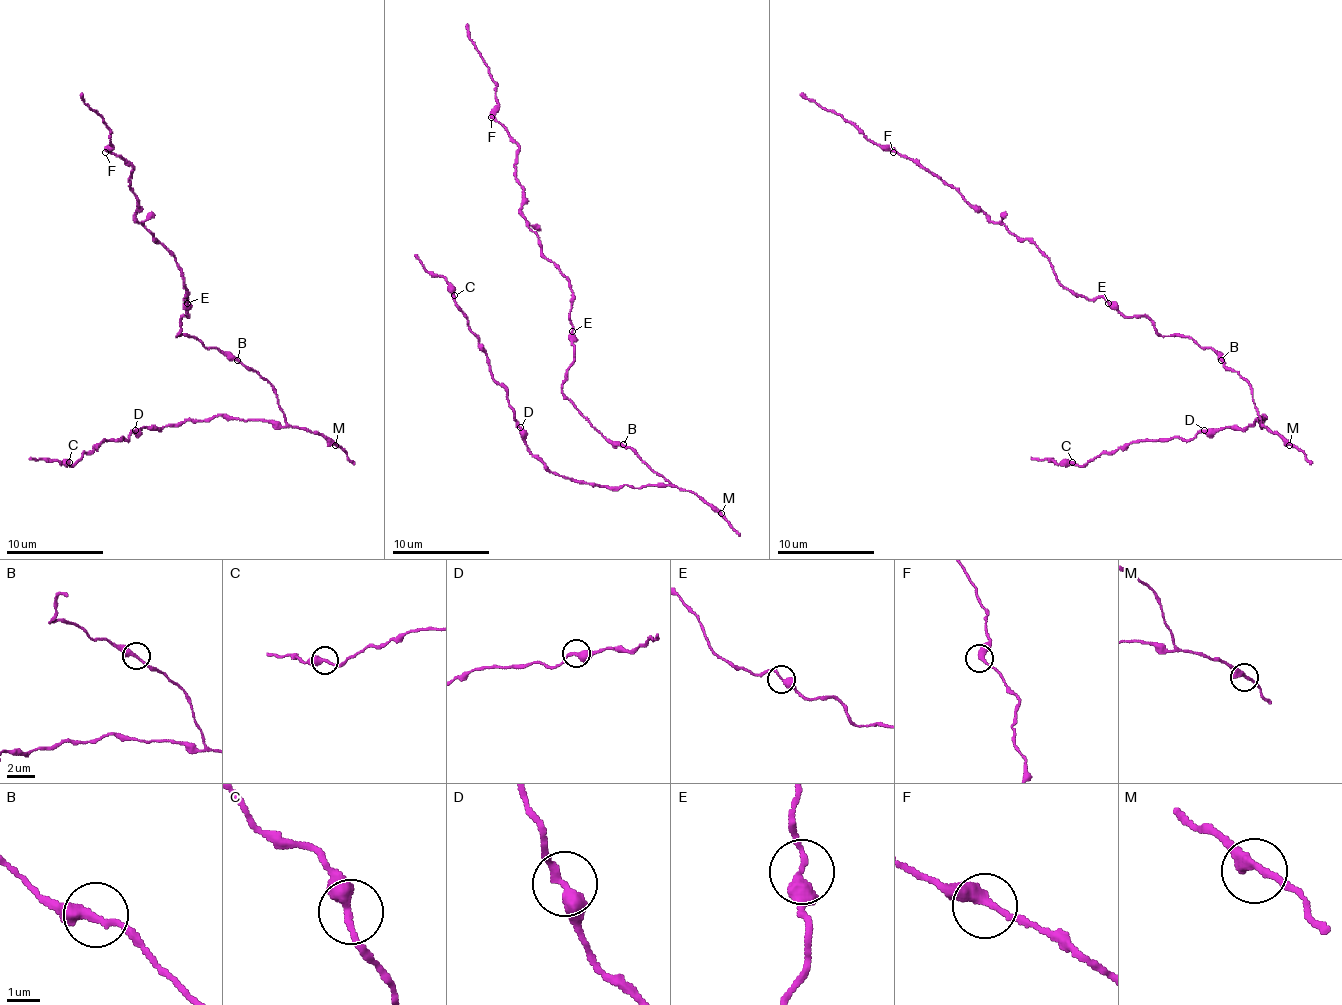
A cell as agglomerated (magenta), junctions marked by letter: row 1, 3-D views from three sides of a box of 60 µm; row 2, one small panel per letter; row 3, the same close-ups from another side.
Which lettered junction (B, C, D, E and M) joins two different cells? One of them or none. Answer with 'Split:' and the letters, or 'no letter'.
Split: no letter

